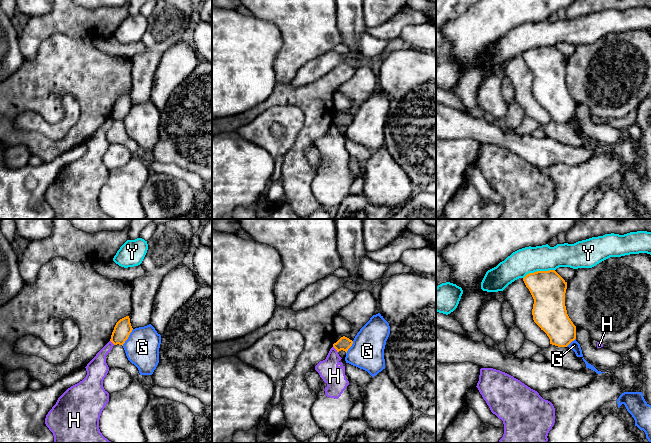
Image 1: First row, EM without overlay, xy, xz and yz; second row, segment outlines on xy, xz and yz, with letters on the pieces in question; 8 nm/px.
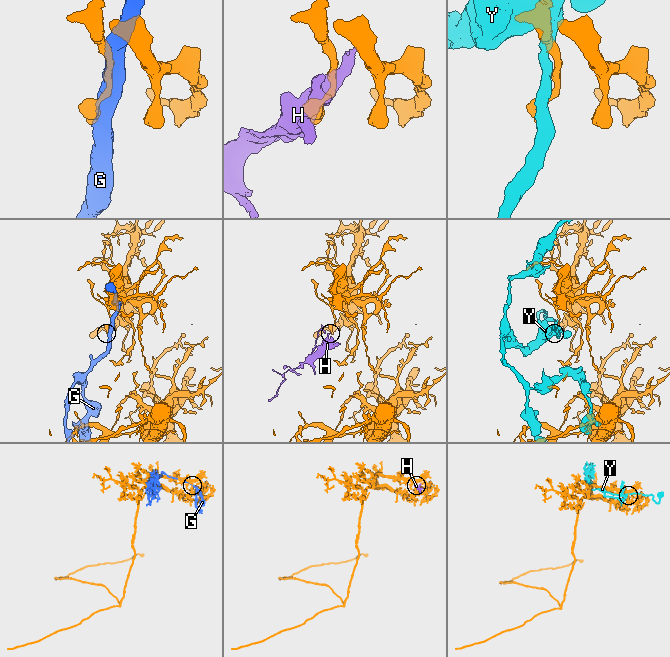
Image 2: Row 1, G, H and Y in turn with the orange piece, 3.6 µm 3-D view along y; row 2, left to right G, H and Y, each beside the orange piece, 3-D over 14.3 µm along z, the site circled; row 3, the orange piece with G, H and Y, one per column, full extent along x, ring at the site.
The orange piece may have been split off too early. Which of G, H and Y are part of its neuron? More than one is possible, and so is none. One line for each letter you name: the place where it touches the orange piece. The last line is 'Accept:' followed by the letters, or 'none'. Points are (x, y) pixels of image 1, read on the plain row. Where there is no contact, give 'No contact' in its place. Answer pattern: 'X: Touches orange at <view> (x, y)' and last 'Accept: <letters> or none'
Accept: none

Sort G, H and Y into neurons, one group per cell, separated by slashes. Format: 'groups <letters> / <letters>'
groups G / H / Y

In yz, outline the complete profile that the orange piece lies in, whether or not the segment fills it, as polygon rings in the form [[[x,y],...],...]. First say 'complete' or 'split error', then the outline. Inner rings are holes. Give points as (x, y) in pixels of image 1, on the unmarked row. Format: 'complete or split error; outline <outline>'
complete; outline [[[555,46],[529,49],[523,57],[534,75],[534,98],[547,110],[550,120],[567,123],[576,115],[576,102],[565,82],[567,58]]]

